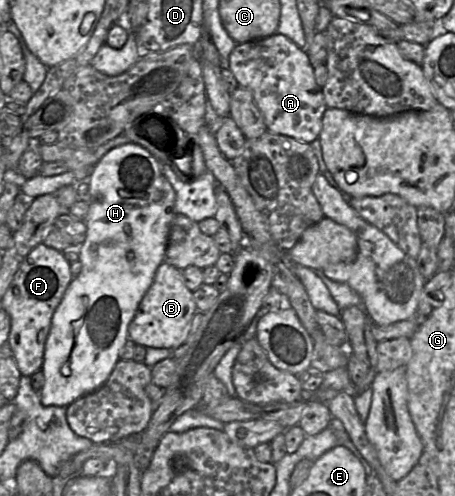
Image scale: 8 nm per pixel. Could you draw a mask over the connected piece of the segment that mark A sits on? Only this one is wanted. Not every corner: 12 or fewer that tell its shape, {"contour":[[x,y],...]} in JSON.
{"contour":[[275,33],[229,70],[269,132],[308,144],[327,106],[306,49]]}

